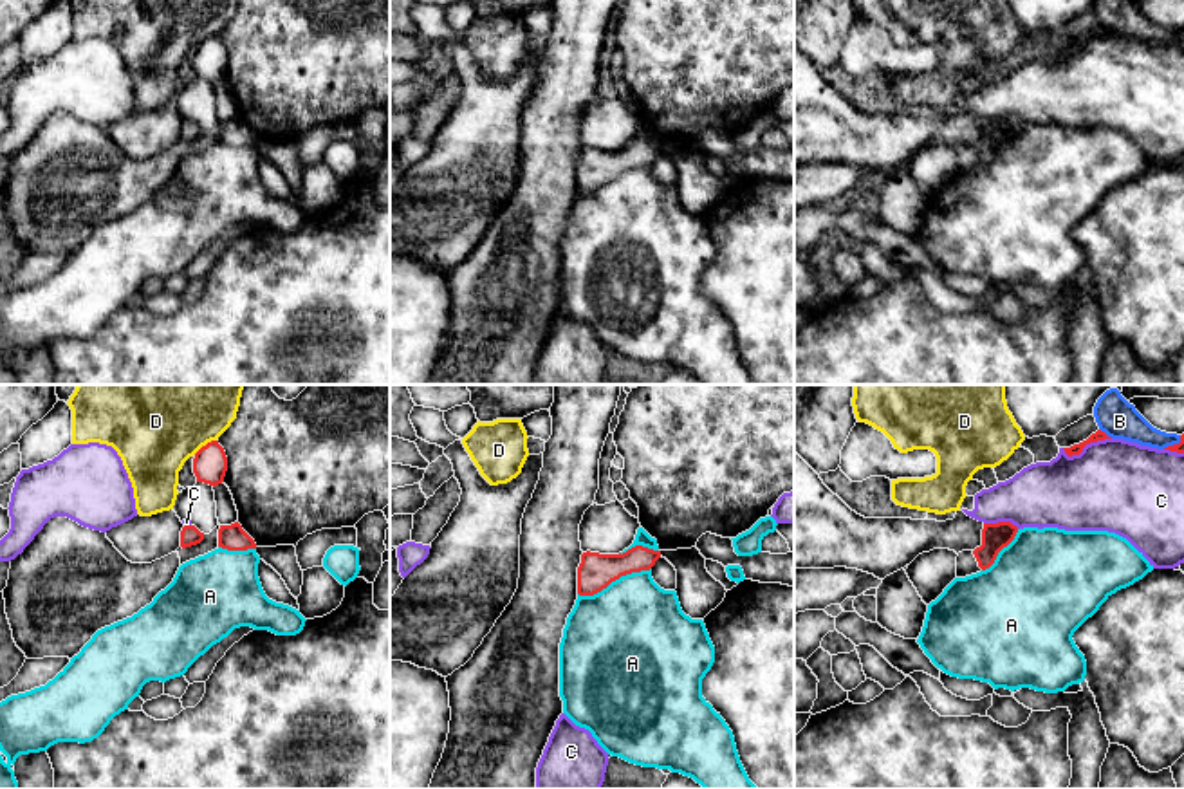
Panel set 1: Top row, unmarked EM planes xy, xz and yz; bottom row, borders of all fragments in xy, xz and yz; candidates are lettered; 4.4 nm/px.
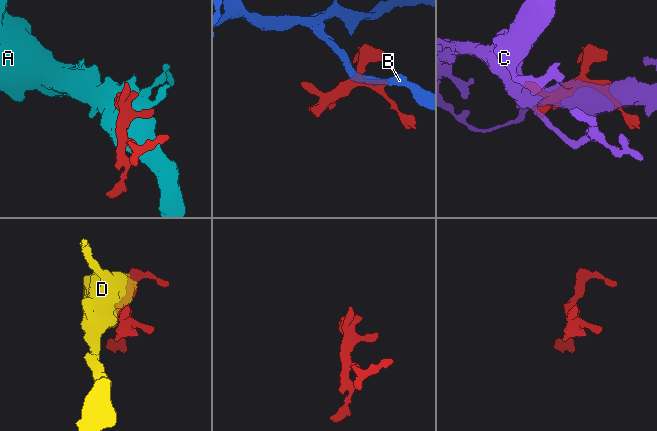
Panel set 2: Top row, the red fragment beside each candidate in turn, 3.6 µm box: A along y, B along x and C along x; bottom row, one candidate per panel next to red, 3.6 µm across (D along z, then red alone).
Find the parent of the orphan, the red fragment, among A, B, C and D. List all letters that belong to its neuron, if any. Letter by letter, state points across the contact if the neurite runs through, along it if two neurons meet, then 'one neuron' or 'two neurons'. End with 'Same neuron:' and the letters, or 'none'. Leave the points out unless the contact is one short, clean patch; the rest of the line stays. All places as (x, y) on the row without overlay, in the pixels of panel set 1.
A: two neurons
B: two neurons
C: two neurons
D: border xy (215, 35), (194, 49); two neurons
Same neuron: none

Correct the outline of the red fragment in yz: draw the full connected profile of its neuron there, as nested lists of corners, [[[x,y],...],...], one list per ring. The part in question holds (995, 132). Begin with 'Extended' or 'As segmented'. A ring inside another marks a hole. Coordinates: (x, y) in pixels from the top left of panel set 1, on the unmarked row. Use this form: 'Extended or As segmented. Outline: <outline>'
Extended. Outline: [[[1011,117],[984,119],[982,141],[975,146],[962,146],[957,152],[957,173],[966,173],[989,164],[998,148],[1007,143],[1018,128]]]

